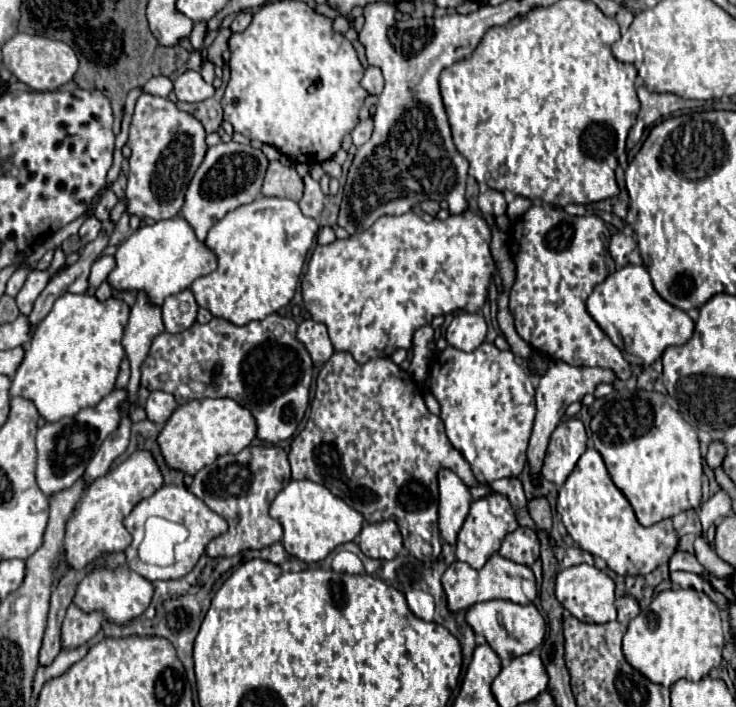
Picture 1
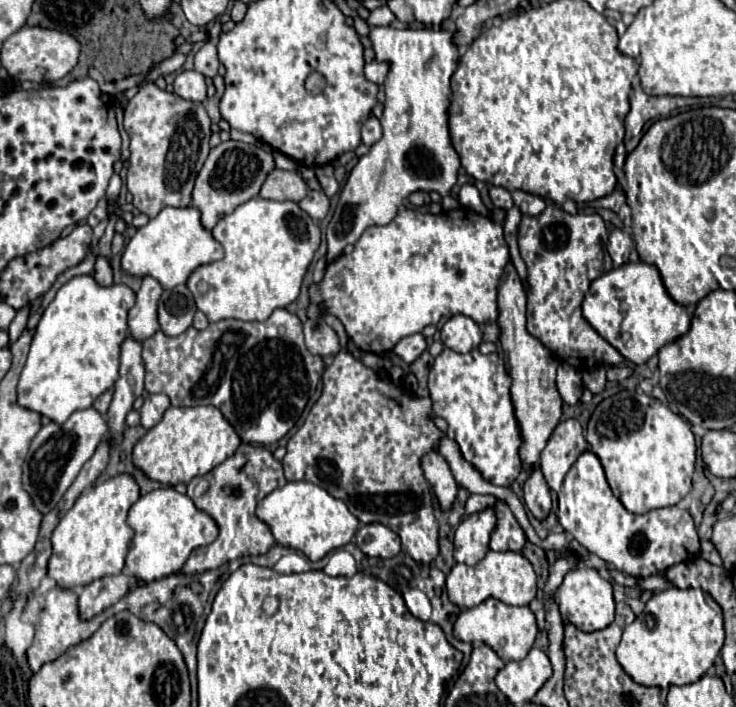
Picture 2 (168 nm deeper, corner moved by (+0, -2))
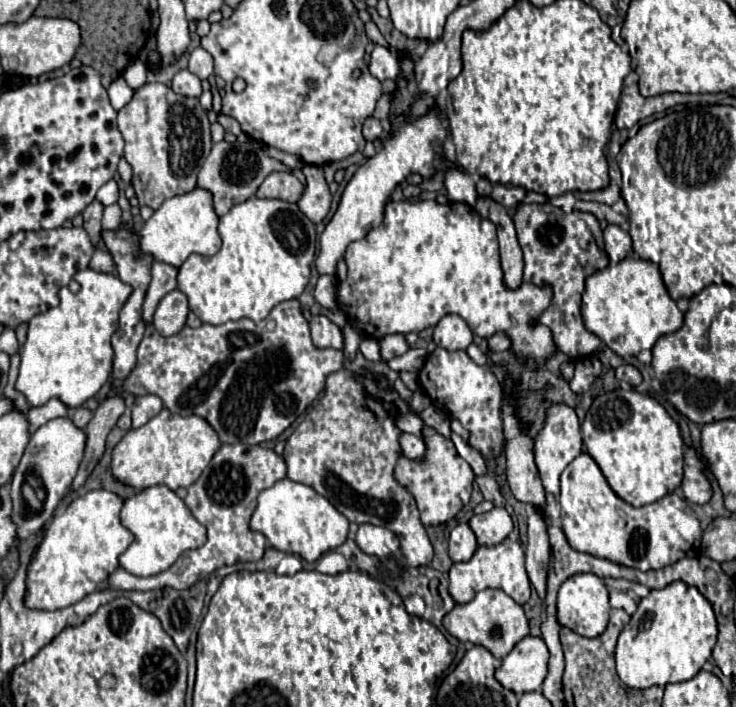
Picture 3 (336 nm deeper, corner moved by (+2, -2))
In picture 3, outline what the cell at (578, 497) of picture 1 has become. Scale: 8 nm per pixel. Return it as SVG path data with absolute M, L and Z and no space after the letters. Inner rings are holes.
M579 454L560 476L559 506L561 506L561 522L563 532L569 540L569 544L585 554L611 560L615 564L637 568L641 572L647 572L651 568L663 568L667 564L673 564L681 558L695 558L701 550L701 526L695 516L695 512L687 506L687 502L677 494L667 494L659 502L647 504L647 506L631 506L623 502L607 484L605 476L601 474L597 462L589 454Z

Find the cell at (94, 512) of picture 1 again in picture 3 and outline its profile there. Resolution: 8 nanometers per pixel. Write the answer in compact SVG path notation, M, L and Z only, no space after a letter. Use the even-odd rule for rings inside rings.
M99 488L75 498L63 514L53 516L39 544L37 556L27 568L27 606L43 608L43 610L65 608L71 602L83 598L85 594L95 592L107 580L107 576L119 566L119 556L131 546L135 538L119 520L121 508L123 508L123 500L115 492Z

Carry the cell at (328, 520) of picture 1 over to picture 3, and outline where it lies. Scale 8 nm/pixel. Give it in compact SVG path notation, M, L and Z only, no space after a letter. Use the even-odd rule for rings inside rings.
M283 478L259 494L259 504L251 516L251 530L263 532L273 548L315 562L323 552L347 540L349 520L311 486Z

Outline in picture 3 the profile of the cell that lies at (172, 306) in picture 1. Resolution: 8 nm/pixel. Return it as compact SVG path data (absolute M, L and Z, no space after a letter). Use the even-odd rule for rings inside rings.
M173 290L159 302L153 326L159 330L161 336L173 336L185 326L187 314L189 314L187 296L181 290Z

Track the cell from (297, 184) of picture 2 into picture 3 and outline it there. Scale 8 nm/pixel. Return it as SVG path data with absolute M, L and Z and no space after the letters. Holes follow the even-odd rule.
M291 172L269 174L257 190L259 198L279 198L287 202L297 202L303 194L303 184Z

